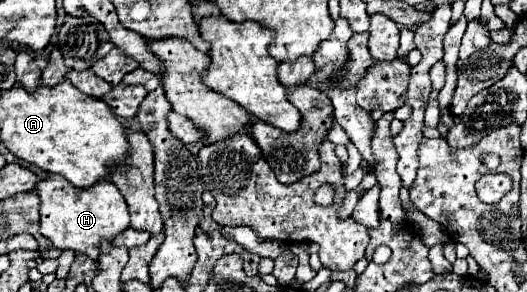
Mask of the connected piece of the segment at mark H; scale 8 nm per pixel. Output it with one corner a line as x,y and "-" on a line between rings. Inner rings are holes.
47,175
47,179
37,183
35,191
41,197
41,233
61,251
71,249
97,261
101,241
113,241
123,233
123,229
129,227
125,199
111,181
101,181
87,189
77,189
61,175

